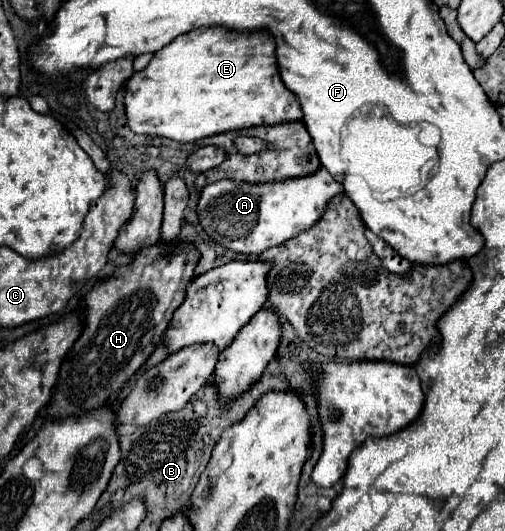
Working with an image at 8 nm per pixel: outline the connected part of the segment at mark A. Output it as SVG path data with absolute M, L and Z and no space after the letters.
M319 169L311 177L283 183L249 185L237 181L217 181L201 191L197 217L203 231L217 245L235 253L259 255L265 249L277 247L313 227L323 217L327 203L339 193L343 193L341 183L337 183L325 169Z

